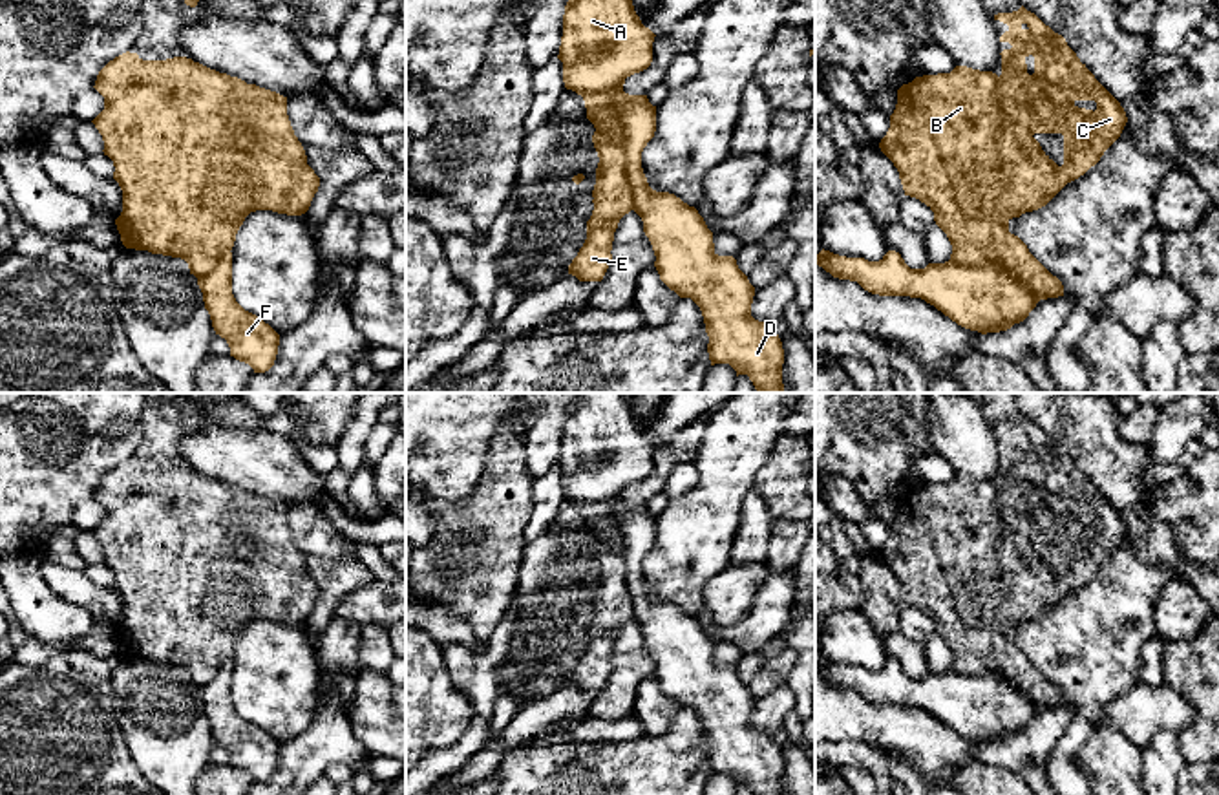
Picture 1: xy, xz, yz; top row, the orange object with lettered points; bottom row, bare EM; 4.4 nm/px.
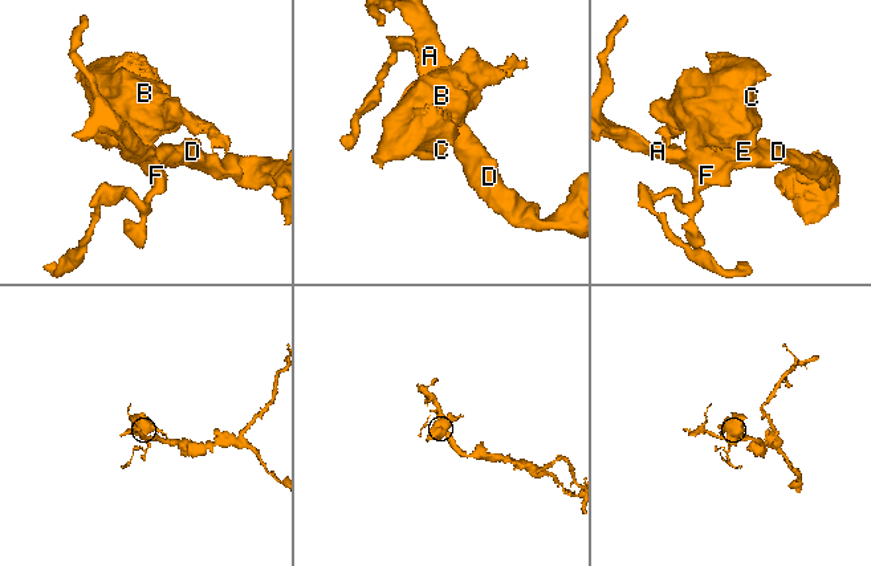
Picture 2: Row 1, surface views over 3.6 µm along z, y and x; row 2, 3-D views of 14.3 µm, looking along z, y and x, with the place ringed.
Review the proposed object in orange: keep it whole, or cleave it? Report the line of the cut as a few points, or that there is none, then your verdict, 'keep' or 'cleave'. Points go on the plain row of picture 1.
cut in xz along (594, 534), (598, 540), (609, 541), (618, 549), (633, 618); cleave

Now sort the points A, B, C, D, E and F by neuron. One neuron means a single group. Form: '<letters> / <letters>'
A D F / B C E

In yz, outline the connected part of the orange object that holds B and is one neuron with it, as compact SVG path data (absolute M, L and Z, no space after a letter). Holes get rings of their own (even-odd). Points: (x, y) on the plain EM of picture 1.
M1022 415L994 424L994 429L1009 435L1000 451L1012 455L1000 462L1002 484L956 475L950 482L903 493L879 557L897 578L905 605L934 621L936 634L952 654L952 671L1002 674L1040 709L1058 707L1064 705L1062 691L1009 641L1009 631L1045 616L1067 592L1095 576L1120 546L1128 526L1065 448L1034 422ZM1034 543L1064 545L1062 576L1042 559Z

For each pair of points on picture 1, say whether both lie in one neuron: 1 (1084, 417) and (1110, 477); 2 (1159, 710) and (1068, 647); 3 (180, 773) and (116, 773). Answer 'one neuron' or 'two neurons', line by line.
1: one neuron
2: two neurons
3: two neurons

